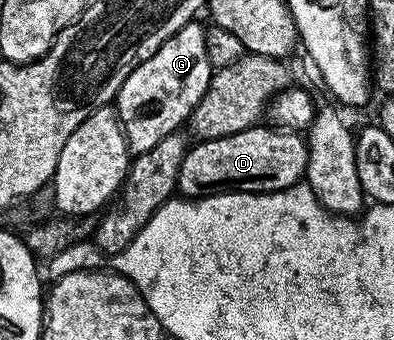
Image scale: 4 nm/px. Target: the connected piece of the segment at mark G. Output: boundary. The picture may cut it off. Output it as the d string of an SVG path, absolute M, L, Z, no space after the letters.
M198 21L184 24L171 39L164 41L164 45L155 47L154 54L127 77L121 98L146 99L146 147L156 145L175 130L174 122L182 111L178 99L197 101L208 89L212 68L206 52L206 32L207 28L201 27Z

